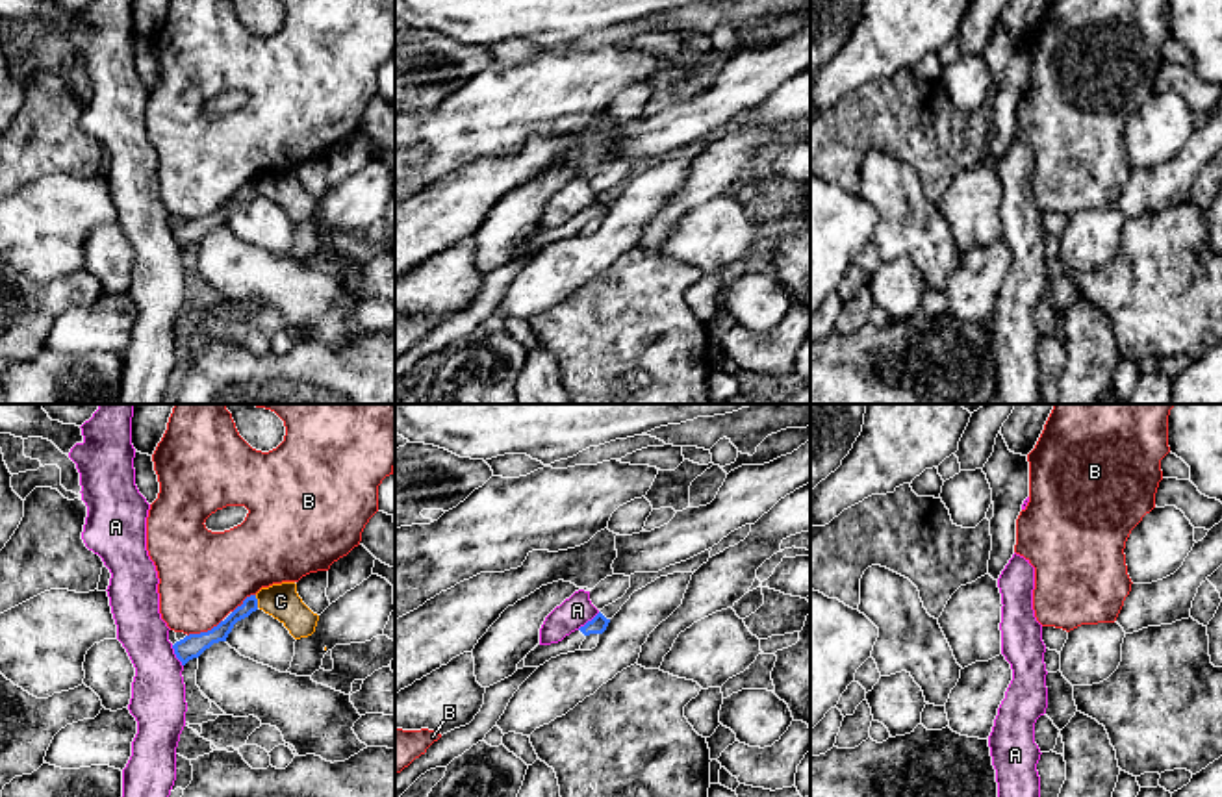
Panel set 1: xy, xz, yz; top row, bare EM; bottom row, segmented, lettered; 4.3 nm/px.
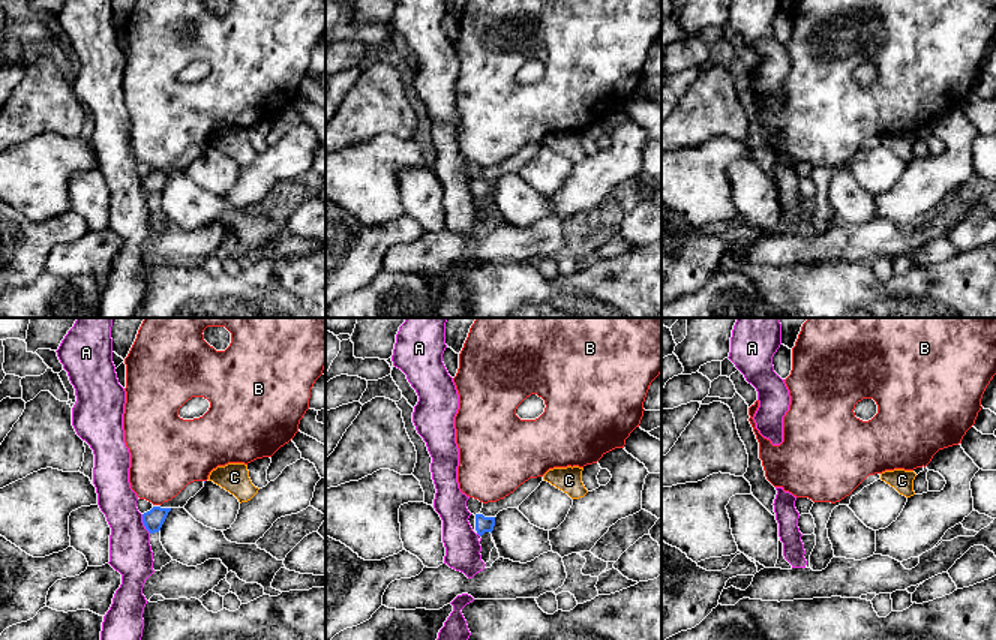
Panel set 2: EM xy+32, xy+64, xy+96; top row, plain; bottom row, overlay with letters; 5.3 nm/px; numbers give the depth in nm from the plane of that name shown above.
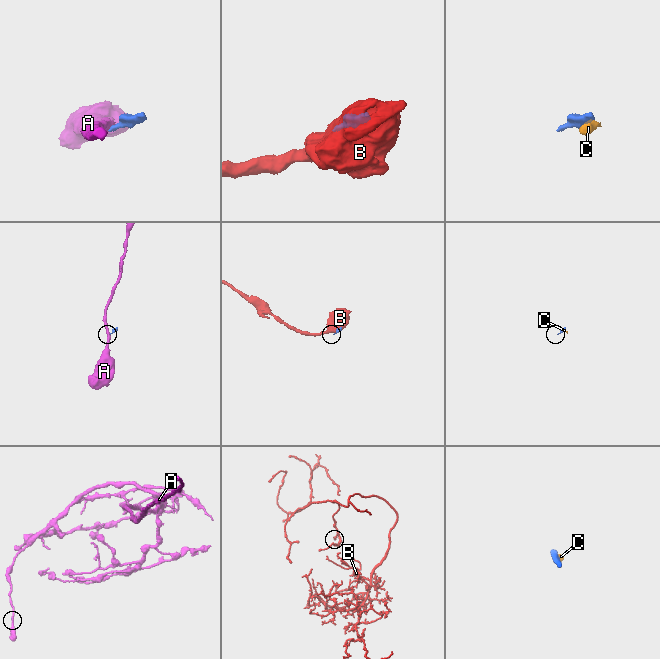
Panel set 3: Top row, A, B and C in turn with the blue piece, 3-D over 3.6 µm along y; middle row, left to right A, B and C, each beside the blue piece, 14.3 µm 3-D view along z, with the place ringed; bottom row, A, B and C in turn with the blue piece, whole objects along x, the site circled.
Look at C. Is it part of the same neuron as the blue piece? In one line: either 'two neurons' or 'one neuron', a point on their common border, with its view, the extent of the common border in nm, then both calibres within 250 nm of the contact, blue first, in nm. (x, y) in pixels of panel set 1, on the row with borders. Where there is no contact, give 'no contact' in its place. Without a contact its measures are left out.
two neurons; meets blue in xy at (256, 601); contact 60 nm long; 70 nm thick on the blue side, 150 nm on the other

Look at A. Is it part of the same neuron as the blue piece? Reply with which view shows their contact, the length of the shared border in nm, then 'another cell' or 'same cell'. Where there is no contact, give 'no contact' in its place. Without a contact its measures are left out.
xz | 130 nm | another cell

